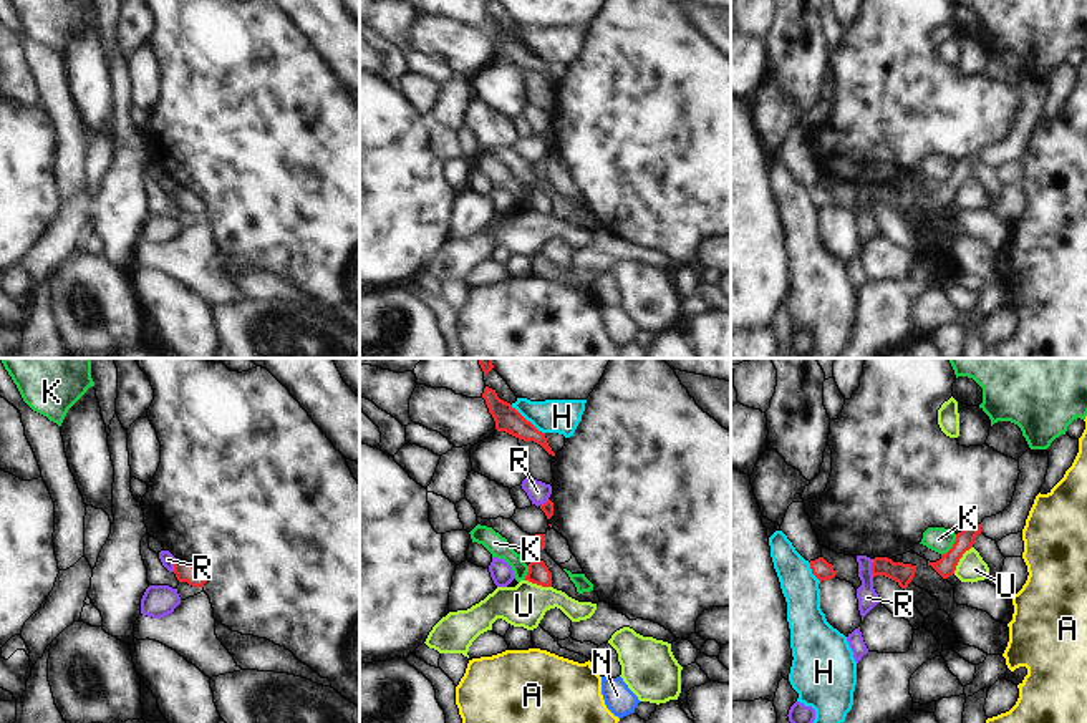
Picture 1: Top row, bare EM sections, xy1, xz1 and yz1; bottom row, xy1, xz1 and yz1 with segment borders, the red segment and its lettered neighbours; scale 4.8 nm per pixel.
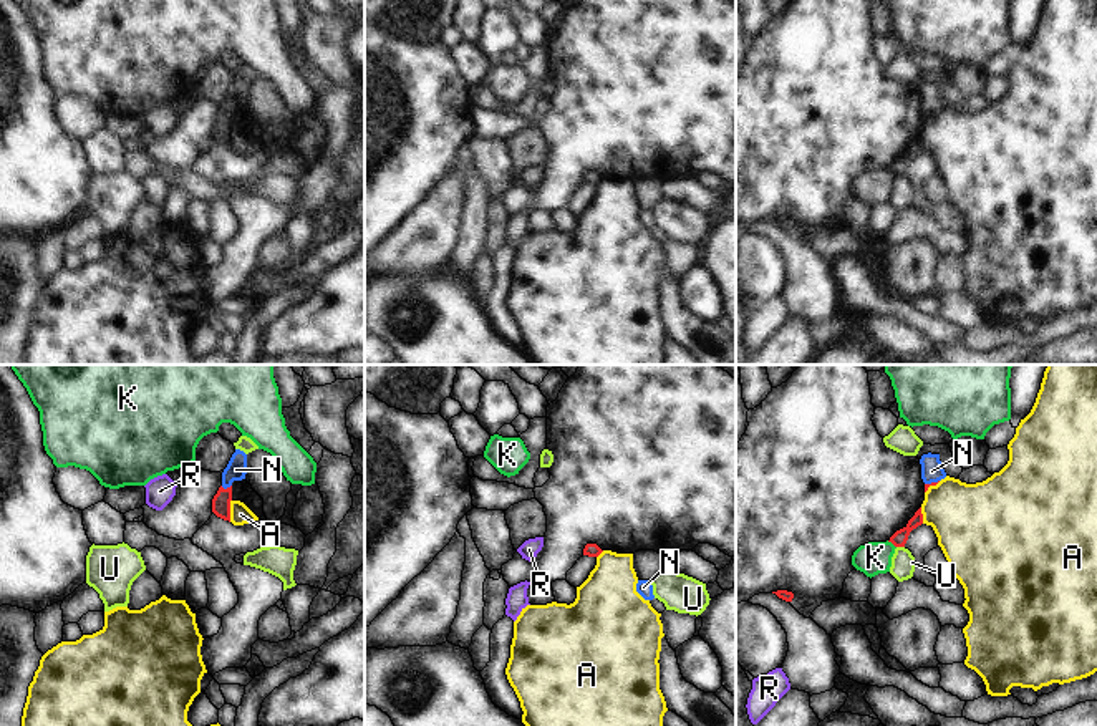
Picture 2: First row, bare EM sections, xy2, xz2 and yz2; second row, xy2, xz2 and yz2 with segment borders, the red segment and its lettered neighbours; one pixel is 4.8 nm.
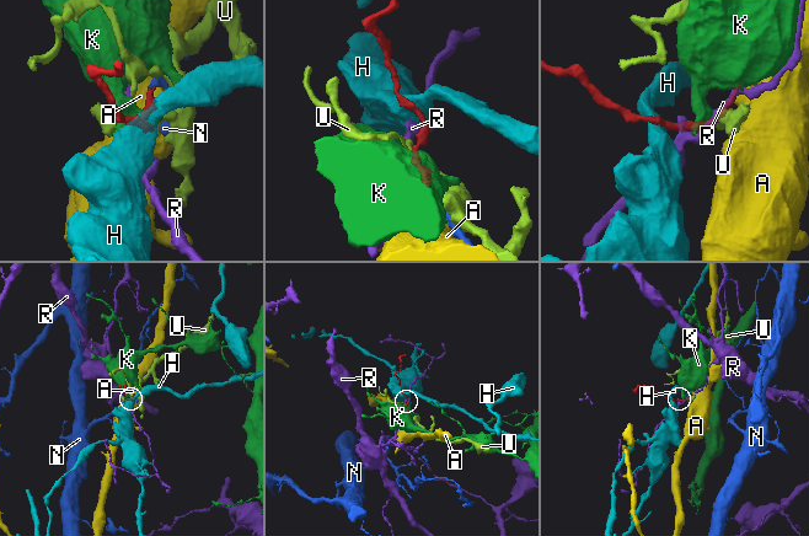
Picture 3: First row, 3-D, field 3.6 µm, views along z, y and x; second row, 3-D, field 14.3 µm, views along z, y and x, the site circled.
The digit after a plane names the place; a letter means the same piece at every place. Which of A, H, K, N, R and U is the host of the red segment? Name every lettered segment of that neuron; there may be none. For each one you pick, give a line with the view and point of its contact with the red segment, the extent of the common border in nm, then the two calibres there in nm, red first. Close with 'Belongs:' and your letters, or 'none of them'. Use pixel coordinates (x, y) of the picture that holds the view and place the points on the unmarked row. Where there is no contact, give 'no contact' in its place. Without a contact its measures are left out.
N: meets red in xy2 at (227, 116); contact 60 nm long; 100 nm thick on the red side, 100 nm on the other
Belongs: N

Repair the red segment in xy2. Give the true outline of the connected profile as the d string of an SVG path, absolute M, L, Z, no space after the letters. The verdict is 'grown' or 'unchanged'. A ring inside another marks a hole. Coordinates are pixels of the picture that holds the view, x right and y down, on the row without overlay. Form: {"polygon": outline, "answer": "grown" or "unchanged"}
{"polygon": "M235 78L227 96L222 101L222 114L212 128L212 141L230 151L230 129L232 129L232 111L245 108L247 103L247 83Z", "answer": "grown"}

